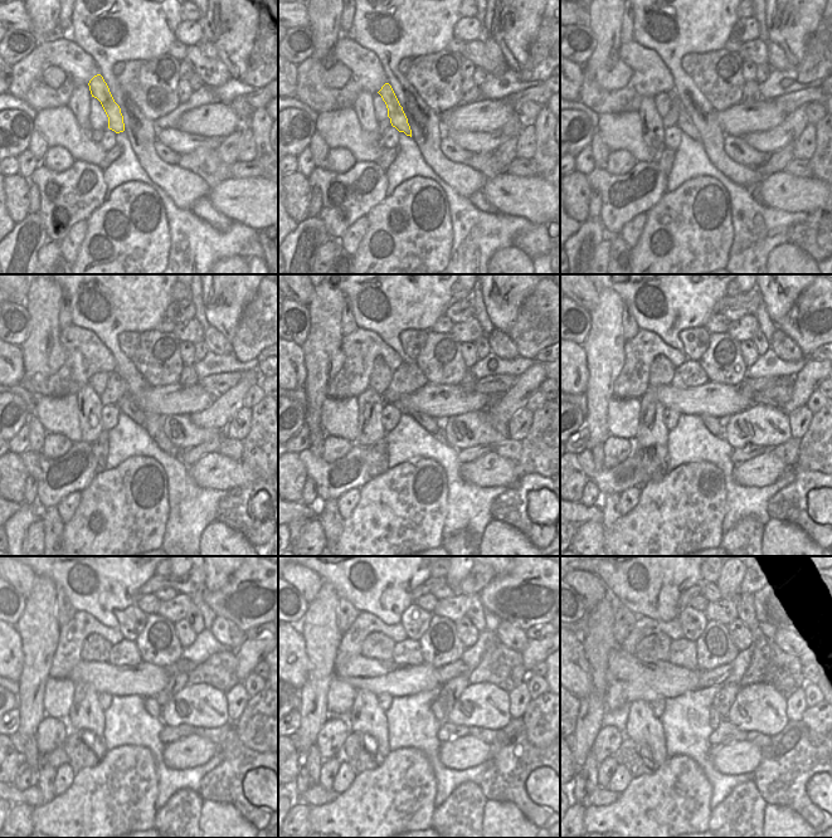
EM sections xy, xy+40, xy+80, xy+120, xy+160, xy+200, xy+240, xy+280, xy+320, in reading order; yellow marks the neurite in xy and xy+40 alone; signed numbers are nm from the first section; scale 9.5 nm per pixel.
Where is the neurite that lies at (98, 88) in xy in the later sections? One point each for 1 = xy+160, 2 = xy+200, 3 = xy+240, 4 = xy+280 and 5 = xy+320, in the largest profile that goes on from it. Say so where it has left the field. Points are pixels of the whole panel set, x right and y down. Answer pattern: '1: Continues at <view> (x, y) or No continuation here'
1: Continues at xy+160 (427, 422)
2: Continues at xy+200 (714, 424)
3: Continues at xy+240 (151, 706)
4: Continues at xy+280 (436, 707)
5: Continues at xy+320 (721, 717)

